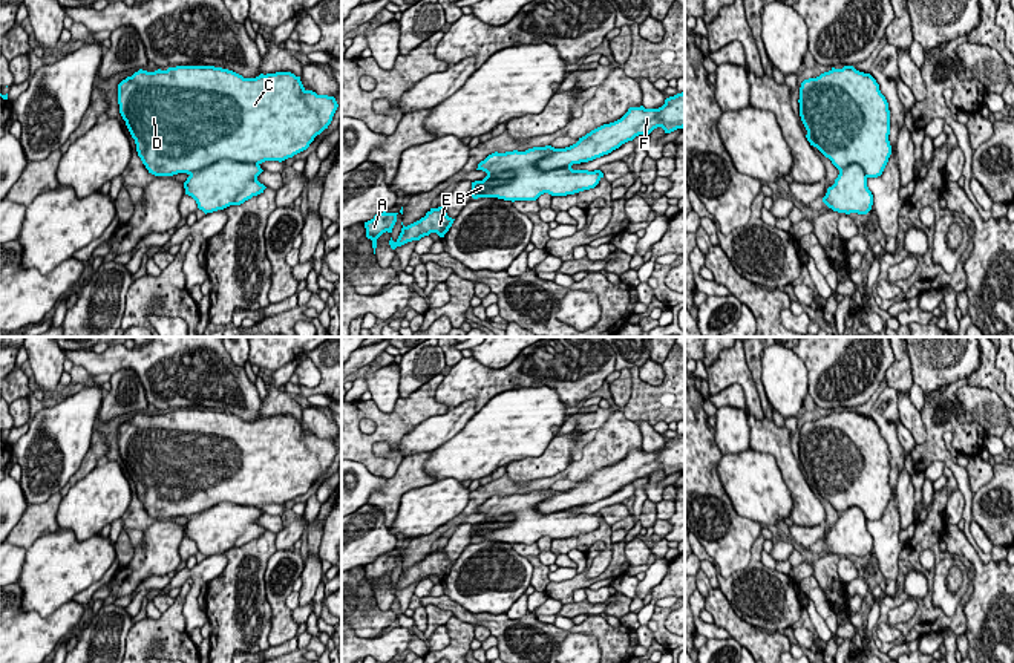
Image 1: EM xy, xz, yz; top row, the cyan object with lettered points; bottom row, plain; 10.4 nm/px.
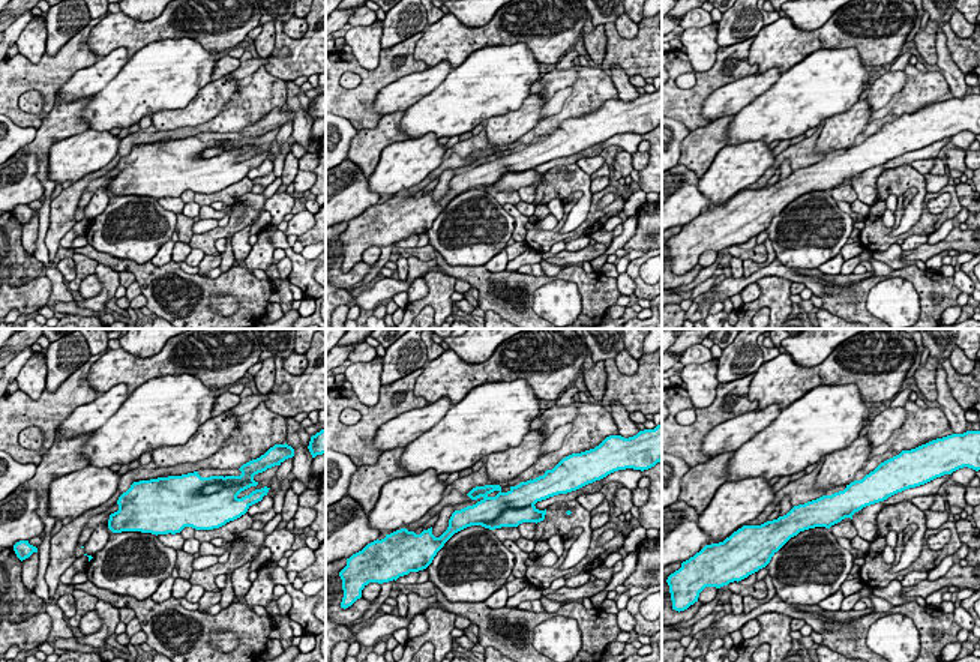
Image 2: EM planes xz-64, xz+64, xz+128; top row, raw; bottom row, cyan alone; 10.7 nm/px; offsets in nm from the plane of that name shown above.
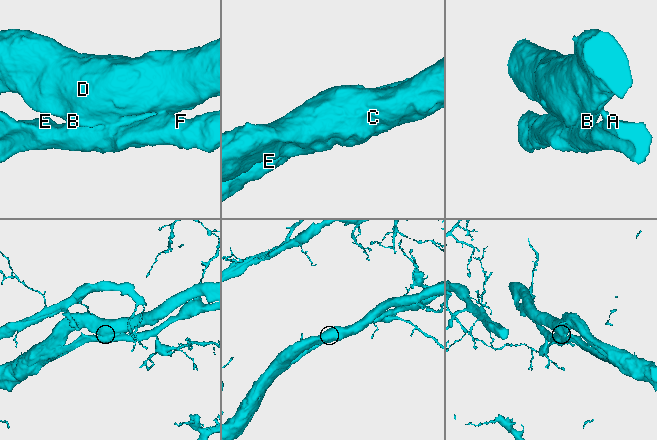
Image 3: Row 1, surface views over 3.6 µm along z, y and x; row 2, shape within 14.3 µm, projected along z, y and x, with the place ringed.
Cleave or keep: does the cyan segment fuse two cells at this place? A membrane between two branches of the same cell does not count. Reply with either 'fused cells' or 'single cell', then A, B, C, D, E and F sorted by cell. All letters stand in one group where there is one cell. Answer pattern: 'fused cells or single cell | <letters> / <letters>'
single cell | A B C D E F

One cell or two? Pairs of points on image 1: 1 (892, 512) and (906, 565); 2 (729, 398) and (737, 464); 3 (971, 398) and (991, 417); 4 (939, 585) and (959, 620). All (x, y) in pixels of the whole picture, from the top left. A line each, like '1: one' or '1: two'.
1: two
2: two
3: one
4: two

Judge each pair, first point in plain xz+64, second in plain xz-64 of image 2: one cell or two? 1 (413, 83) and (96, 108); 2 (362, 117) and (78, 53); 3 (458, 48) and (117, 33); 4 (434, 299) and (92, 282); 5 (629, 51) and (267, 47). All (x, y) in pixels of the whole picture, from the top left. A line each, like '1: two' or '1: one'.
1: one
2: one
3: one
4: two
5: two

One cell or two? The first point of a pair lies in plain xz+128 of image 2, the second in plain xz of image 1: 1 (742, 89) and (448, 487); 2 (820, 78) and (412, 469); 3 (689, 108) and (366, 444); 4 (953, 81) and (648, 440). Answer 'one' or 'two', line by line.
1: two
2: two
3: one
4: one

